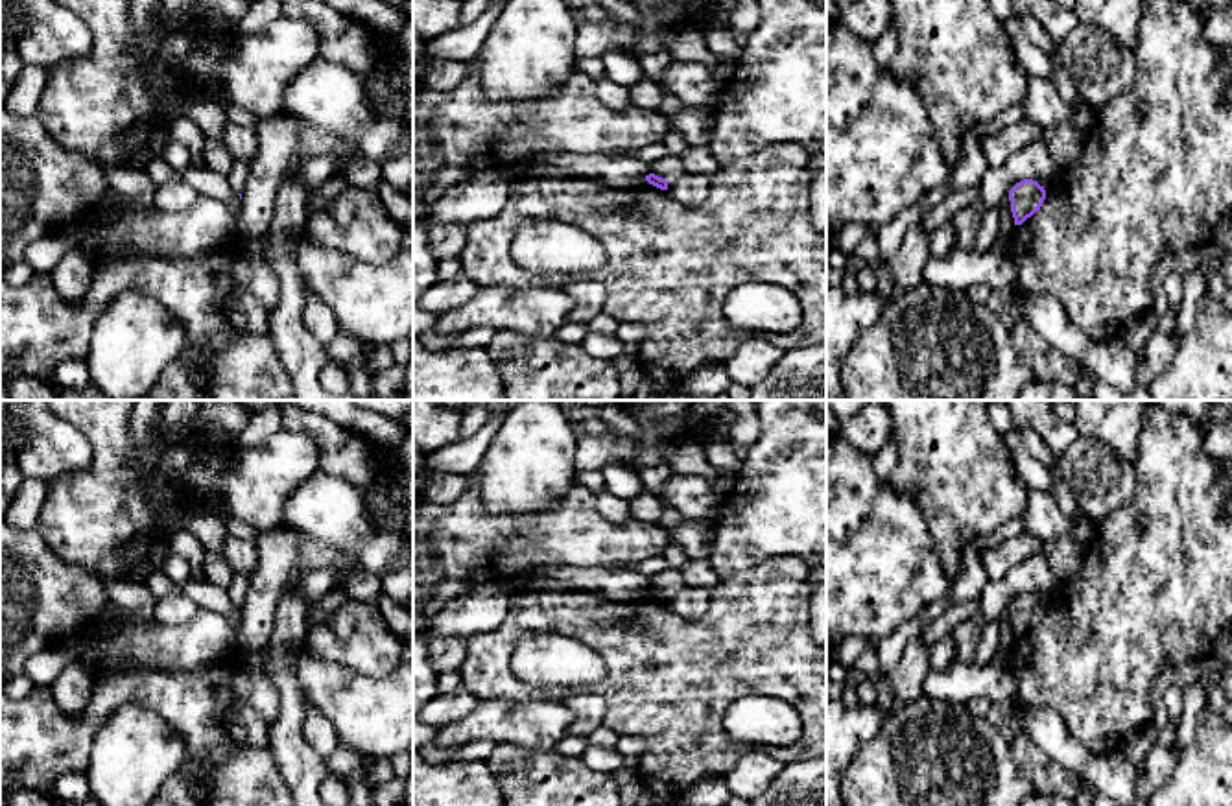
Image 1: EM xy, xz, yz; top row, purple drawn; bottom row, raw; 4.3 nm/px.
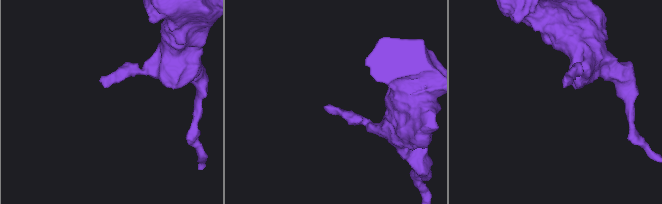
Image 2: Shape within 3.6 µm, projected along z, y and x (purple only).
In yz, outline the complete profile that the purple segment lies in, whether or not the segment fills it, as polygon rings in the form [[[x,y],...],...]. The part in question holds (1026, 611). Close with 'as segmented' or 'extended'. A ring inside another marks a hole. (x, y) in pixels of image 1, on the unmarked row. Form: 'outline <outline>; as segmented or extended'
outline [[[1024,592],[1009,603],[1011,625],[1014,638],[1022,638],[1046,612],[1046,603],[1033,592]]]; as segmented

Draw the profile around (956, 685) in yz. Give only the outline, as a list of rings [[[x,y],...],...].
[[[994,660],[983,668],[952,664],[944,671],[928,673],[922,695],[950,705],[966,705],[972,697],[983,697],[992,705],[1016,706],[1016,681],[1005,662]]]

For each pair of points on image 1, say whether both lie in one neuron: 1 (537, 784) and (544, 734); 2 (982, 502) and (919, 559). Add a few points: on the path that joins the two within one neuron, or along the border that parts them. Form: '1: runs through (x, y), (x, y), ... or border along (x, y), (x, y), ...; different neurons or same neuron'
1: border along (498, 744), (554, 751); different neurons
2: border along (917, 508), (926, 522), (937, 561), (950, 581); different neurons

